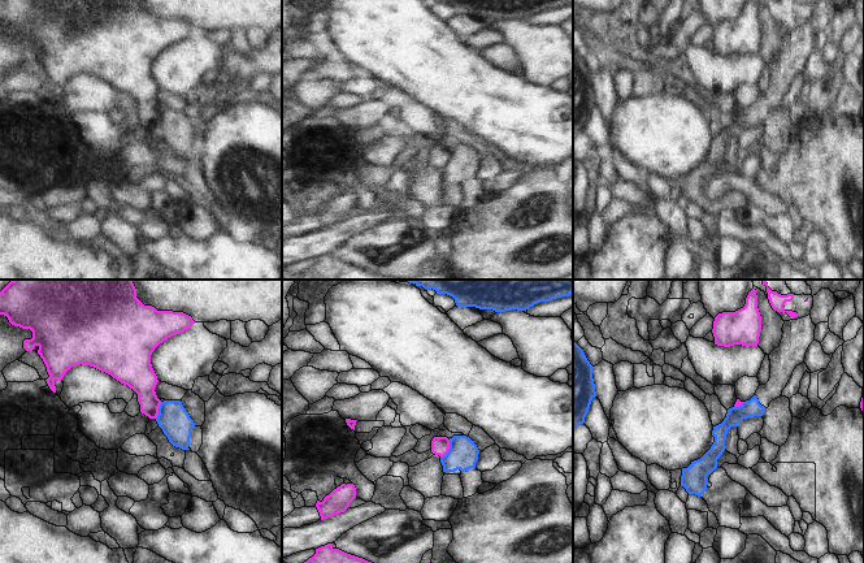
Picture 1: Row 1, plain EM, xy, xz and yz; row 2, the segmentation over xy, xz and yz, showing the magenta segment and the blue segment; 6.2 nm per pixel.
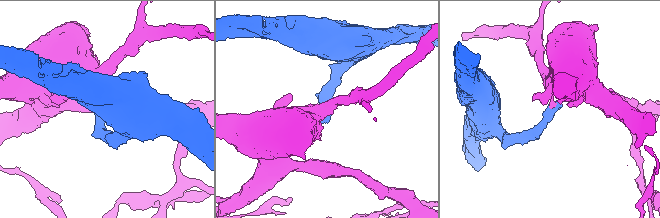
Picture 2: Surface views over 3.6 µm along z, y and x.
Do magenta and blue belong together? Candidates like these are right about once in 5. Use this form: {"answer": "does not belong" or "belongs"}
{"answer": "does not belong"}

